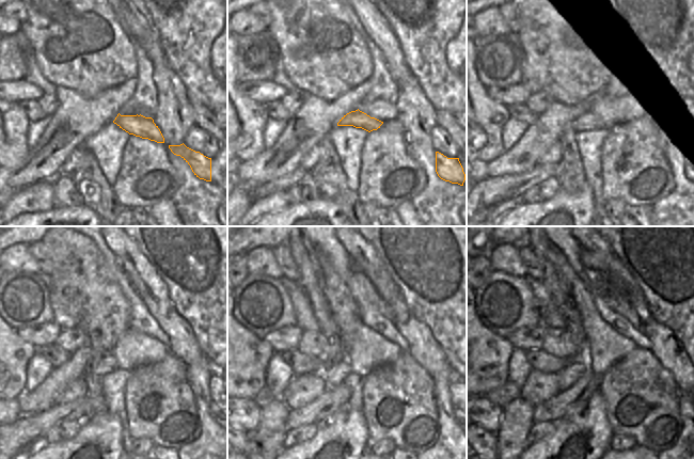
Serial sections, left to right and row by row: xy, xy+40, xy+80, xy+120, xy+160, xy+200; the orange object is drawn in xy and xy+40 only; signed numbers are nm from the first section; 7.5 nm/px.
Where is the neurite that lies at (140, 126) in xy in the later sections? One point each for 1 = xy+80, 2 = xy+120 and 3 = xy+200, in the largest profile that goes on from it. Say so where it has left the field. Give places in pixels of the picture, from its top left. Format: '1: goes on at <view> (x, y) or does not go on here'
1: goes on at xy+80 (588, 121)
2: goes on at xy+120 (108, 364)
3: goes on at xy+200 (577, 367)

